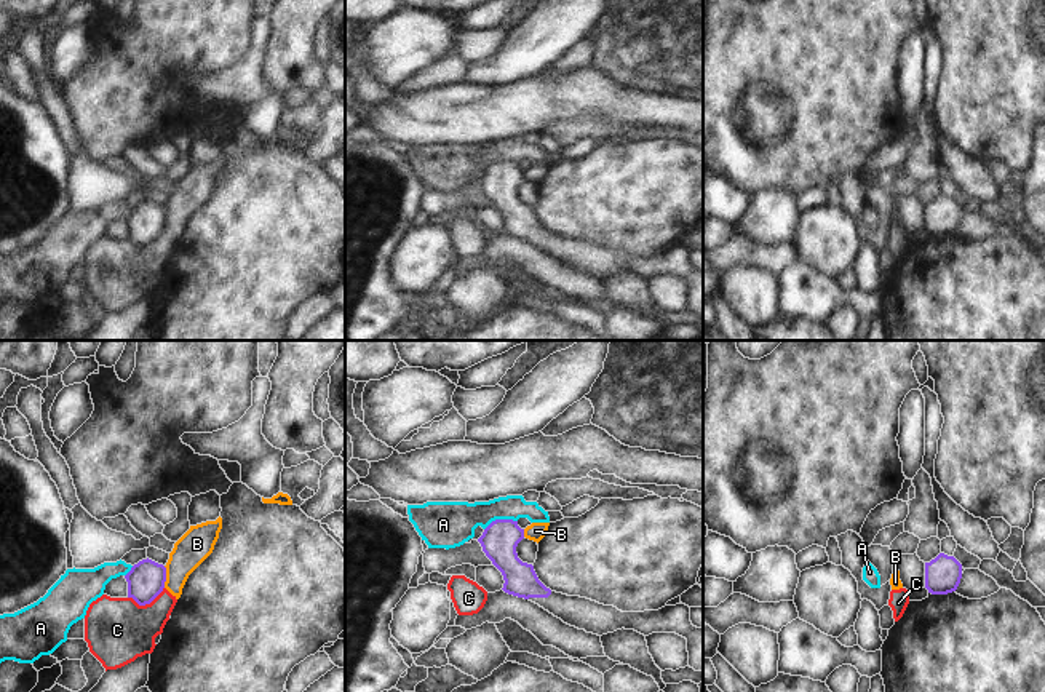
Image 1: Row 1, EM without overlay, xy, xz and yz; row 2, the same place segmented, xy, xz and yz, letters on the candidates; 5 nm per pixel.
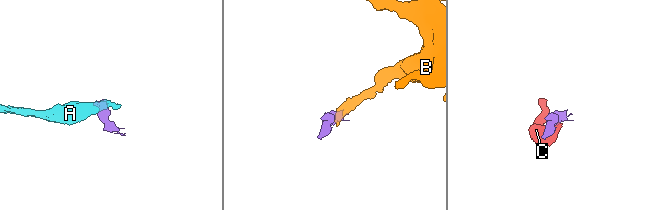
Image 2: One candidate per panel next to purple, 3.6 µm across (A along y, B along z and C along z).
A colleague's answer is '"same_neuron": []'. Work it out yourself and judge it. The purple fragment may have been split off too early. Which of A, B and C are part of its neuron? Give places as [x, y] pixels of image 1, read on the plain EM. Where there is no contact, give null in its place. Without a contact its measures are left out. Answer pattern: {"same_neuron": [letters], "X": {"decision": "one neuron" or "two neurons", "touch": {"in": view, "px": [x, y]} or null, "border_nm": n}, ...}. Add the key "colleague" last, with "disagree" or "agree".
{"same_neuron": [], "A": {"decision": "two neurons", "touch": {"in": "xz", "px": [500, 162]}, "border_nm": 180}, "B": {"decision": "two neurons", "touch": {"in": "xy", "px": [165, 219]}, "border_nm": 110}, "C": {"decision": "two neurons", "touch": {"in": "xy", "px": [146, 245]}, "border_nm": 190}, "colleague": "agree"}

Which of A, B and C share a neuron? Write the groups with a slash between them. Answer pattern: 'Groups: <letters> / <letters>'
Groups: A / B C.

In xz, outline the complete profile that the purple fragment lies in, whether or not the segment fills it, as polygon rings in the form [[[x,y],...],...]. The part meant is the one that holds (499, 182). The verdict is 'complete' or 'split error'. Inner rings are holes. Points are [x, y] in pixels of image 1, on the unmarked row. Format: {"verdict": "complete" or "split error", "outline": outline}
{"verdict": "split error", "outline": [[[513,161],[492,163],[478,181],[486,198],[503,217],[503,233],[529,241],[564,265],[598,278],[617,272],[634,272],[644,278],[676,275],[687,281],[689,308],[703,313],[703,270],[690,264],[685,246],[665,248],[658,253],[622,254],[614,248],[551,233],[537,219],[534,208],[518,200],[516,189],[524,171]]]}

